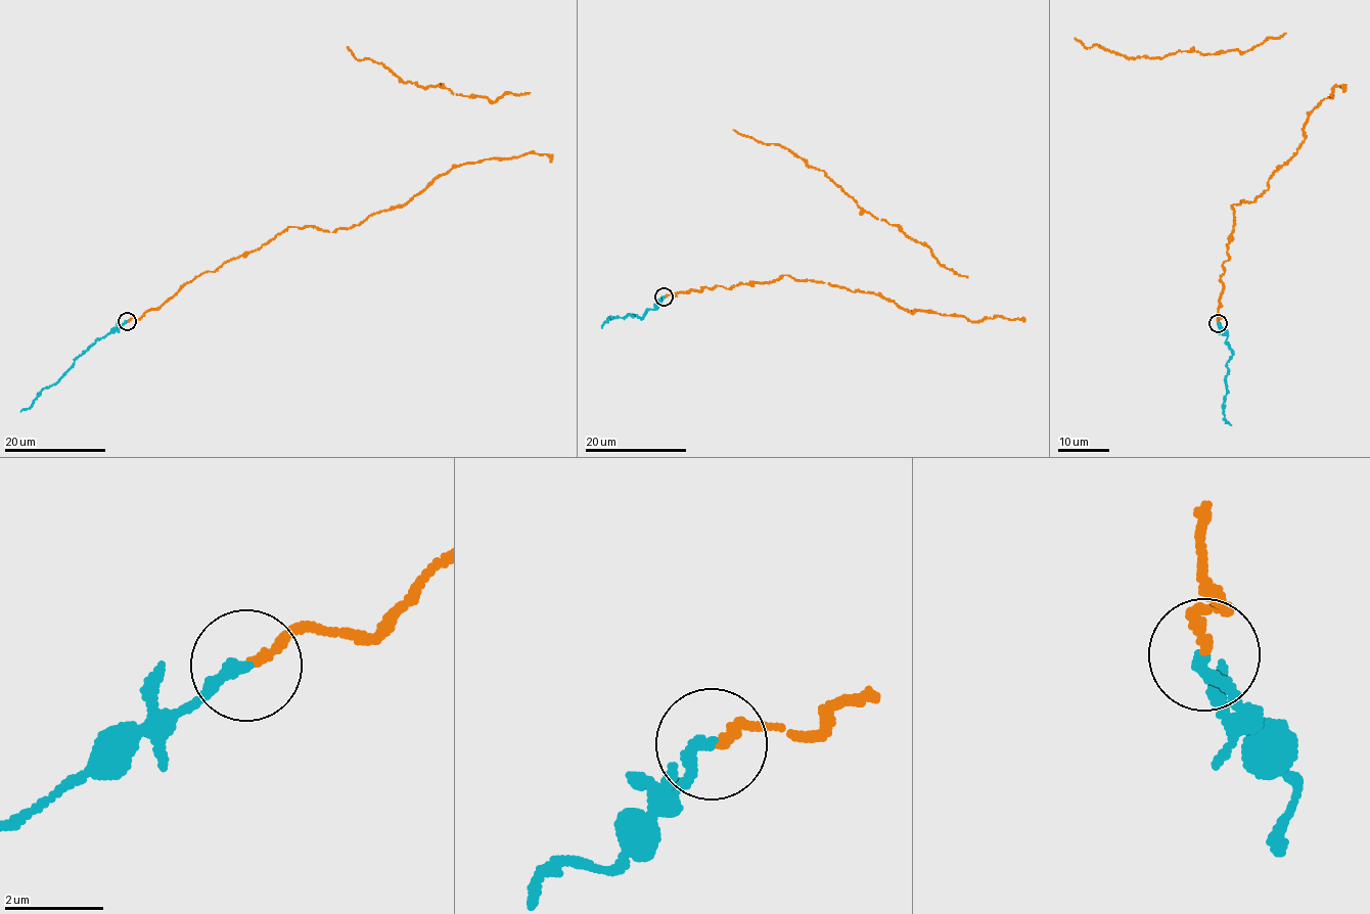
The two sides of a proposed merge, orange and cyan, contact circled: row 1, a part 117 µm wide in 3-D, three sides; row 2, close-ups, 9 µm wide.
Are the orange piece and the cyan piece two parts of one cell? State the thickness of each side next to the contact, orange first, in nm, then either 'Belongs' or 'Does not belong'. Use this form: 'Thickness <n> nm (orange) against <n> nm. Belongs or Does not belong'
Thickness 200 nm (orange) against 240 nm. Does not belong

